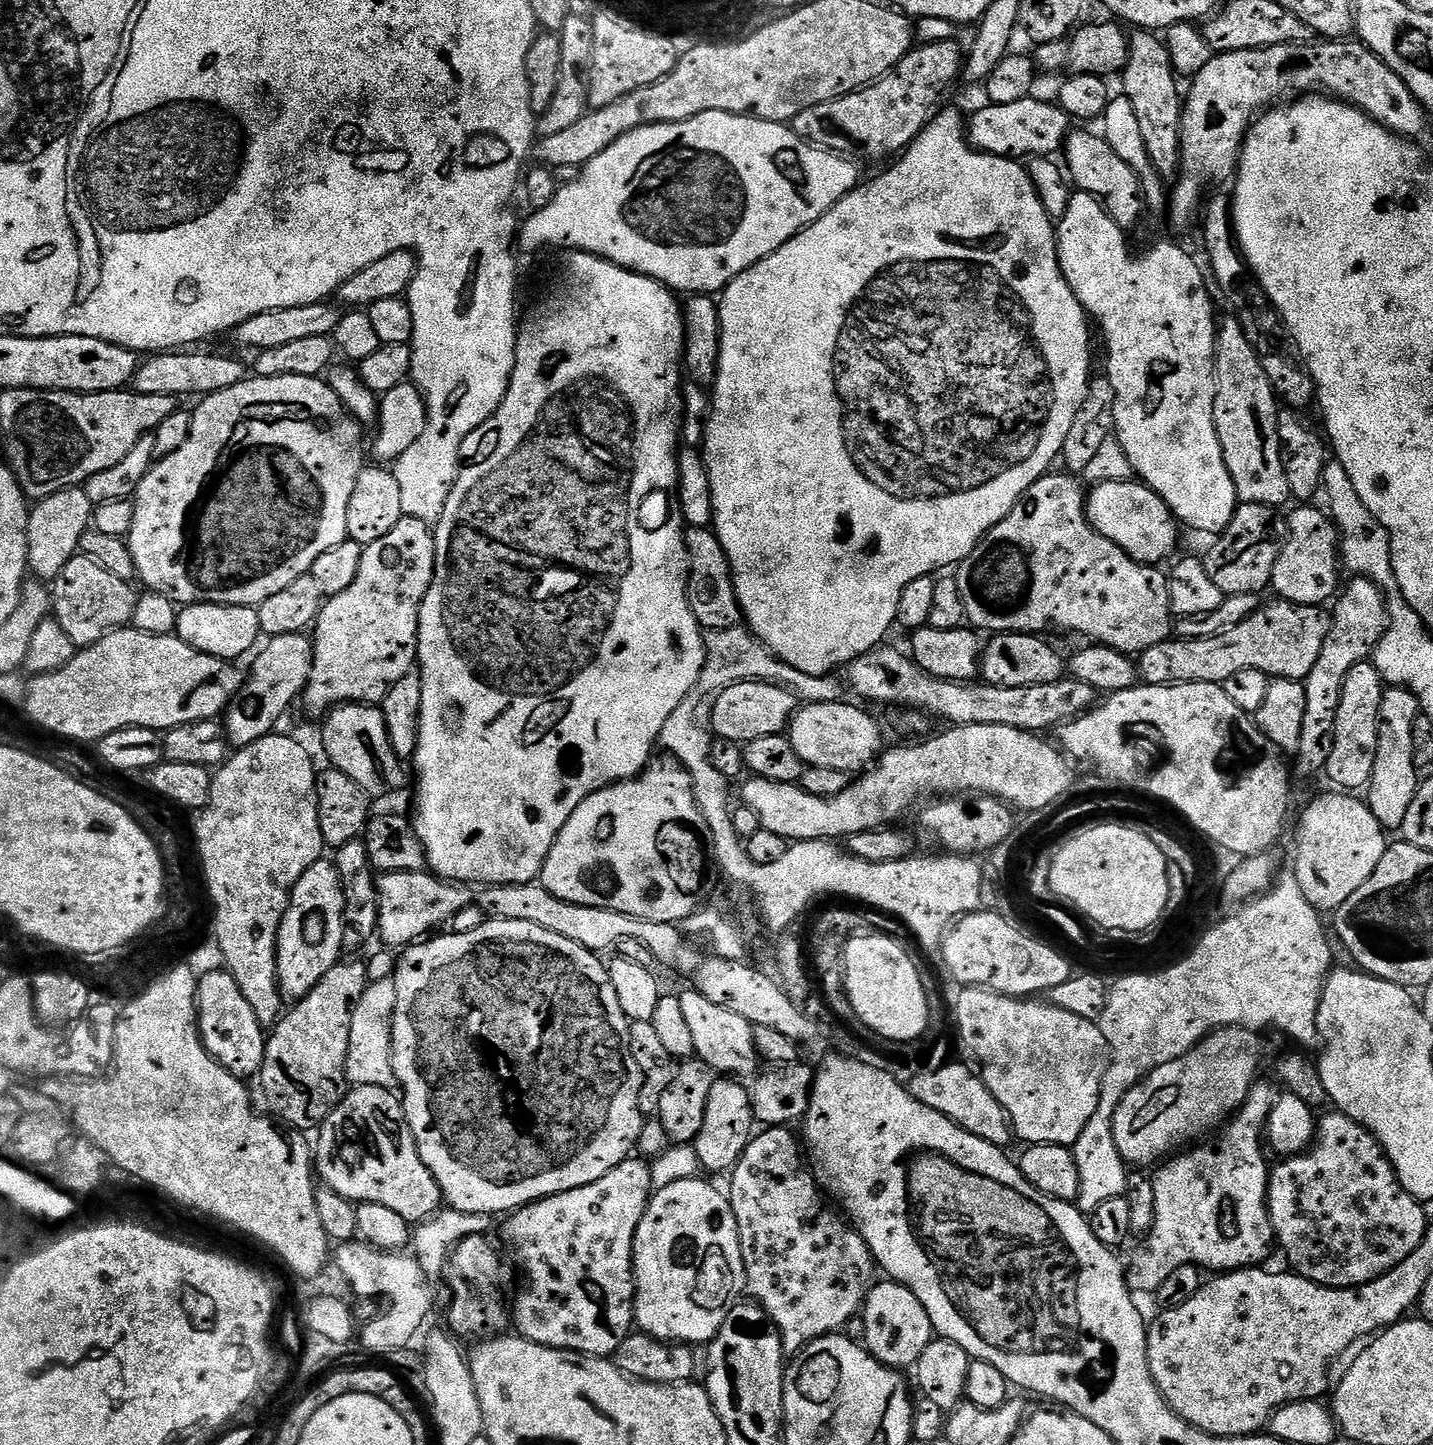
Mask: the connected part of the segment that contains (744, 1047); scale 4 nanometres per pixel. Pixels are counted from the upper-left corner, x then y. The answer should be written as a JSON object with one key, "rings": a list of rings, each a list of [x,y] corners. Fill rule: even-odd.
{"rings":[[[681,991],[679,997],[682,1002],[682,1014],[690,1026],[690,1035],[694,1037],[696,1056],[703,1060],[713,1073],[723,1074],[728,1078],[745,1078],[744,1076],[748,1075],[751,1077],[757,1071],[756,1028],[739,1014],[733,1014],[722,1006],[714,1006],[714,1002],[702,998],[700,992],[687,991]]]}

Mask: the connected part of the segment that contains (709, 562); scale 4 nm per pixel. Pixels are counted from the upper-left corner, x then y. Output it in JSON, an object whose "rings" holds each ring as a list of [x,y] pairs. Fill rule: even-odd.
{"rings":[[[688,528],[686,535],[690,557],[688,562],[688,601],[690,602],[690,610],[694,610],[694,618],[700,623],[701,629],[708,632],[721,632],[741,627],[742,613],[734,590],[732,569],[728,567],[728,555],[724,552],[720,539],[716,537],[715,531],[706,528]]]}

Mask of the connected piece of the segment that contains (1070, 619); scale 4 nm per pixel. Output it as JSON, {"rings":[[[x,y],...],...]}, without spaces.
{"rings":[[[1045,474],[1035,480],[1008,517],[995,524],[980,545],[955,569],[967,623],[987,634],[1044,634],[1047,628],[1061,628],[1129,654],[1145,652],[1150,646],[1158,646],[1169,639],[1174,632],[1174,613],[1168,576],[1160,573],[1159,567],[1131,560],[1093,526],[1086,515],[1086,488],[1076,481],[1079,479],[1075,475],[1052,475]]]}

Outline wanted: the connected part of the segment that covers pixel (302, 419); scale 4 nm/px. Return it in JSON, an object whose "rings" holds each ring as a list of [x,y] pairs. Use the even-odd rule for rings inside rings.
{"rings":[[[315,376],[245,378],[240,384],[230,386],[212,396],[203,397],[197,404],[200,405],[192,412],[190,438],[186,438],[186,442],[182,442],[182,446],[178,446],[174,454],[157,459],[146,474],[146,478],[142,478],[142,486],[138,486],[134,497],[134,526],[126,537],[128,549],[134,558],[139,583],[144,583],[143,587],[149,592],[157,592],[170,598],[177,606],[233,604],[251,608],[266,602],[266,598],[286,590],[286,586],[290,586],[294,578],[309,575],[314,562],[318,562],[318,558],[322,558],[326,550],[334,550],[334,546],[348,539],[346,506],[350,506],[350,494],[354,494],[354,482],[358,482],[358,474],[362,474],[366,467],[364,436],[360,433],[362,425],[348,413],[346,406],[338,398],[338,394],[334,394],[331,386]]]}

